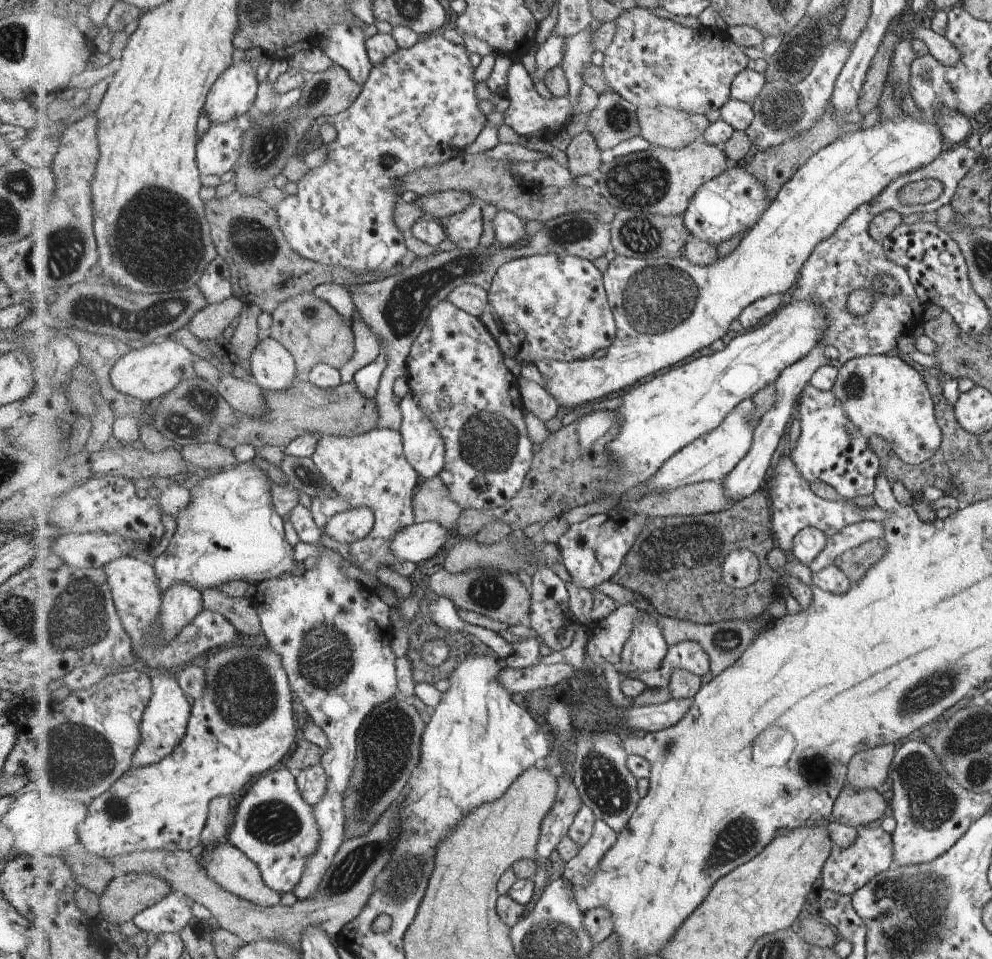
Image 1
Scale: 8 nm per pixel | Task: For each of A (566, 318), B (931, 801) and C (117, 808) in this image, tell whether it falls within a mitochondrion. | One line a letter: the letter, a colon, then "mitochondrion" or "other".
A: other
B: mitochondrion
C: mitochondrion

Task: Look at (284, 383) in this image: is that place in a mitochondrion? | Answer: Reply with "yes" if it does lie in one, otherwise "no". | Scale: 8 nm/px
no

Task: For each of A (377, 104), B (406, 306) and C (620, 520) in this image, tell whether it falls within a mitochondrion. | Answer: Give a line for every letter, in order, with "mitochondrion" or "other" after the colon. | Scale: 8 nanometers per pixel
A: other
B: mitochondrion
C: other

